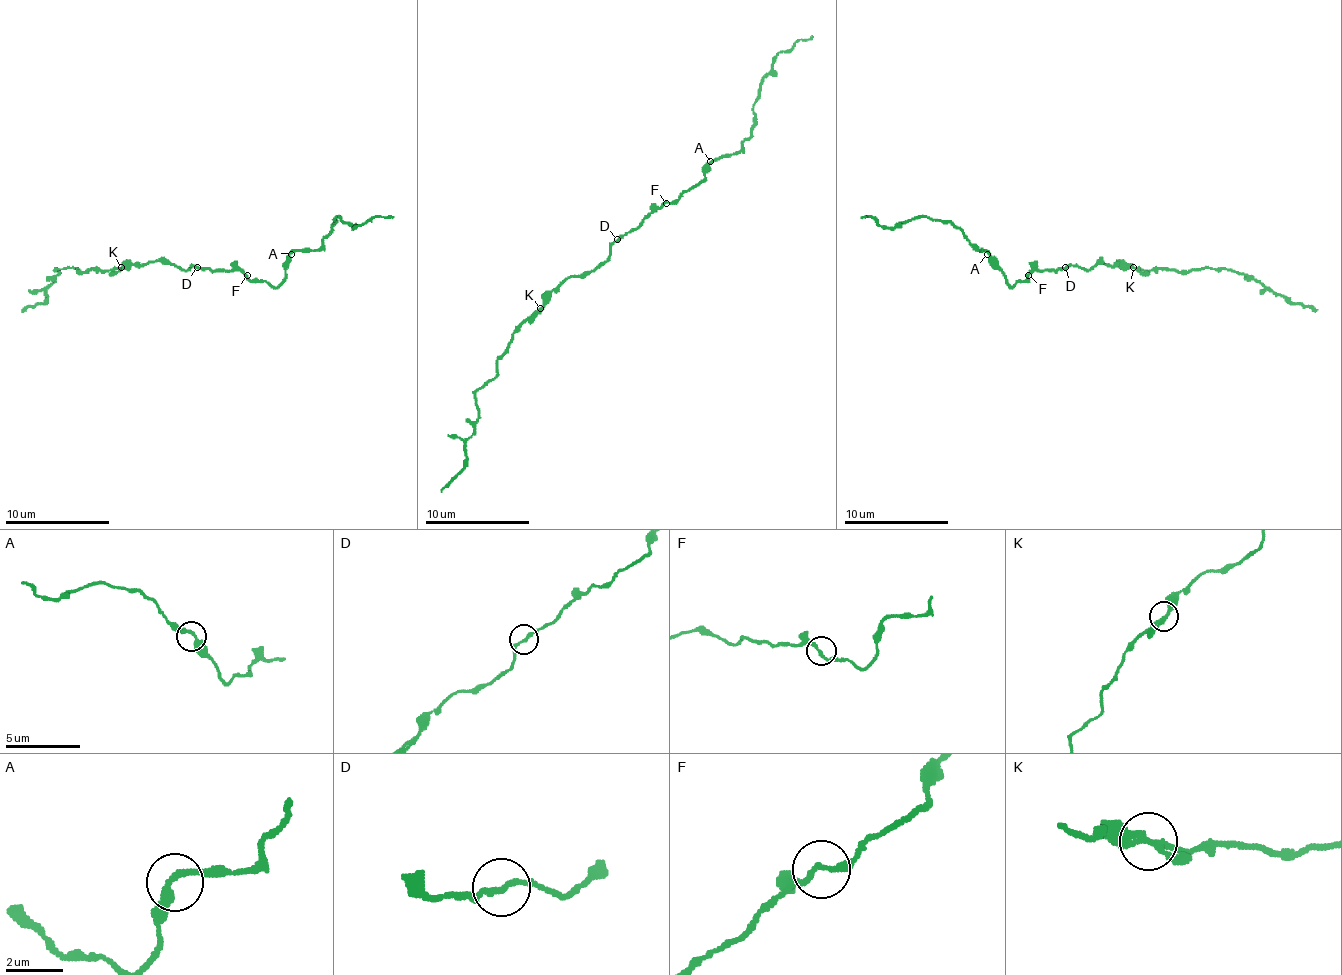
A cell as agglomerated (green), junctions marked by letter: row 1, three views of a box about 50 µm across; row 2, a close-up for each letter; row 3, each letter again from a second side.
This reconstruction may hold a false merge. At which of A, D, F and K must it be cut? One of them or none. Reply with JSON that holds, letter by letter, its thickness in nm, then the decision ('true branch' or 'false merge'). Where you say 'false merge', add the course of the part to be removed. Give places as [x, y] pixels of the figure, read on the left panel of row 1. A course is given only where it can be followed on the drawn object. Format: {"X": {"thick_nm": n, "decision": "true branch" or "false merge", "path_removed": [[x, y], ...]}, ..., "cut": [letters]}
{"A": {"thick_nm": 280, "decision": "true branch"}, "D": {"thick_nm": 200, "decision": "true branch"}, "F": {"thick_nm": 200, "decision": "true branch"}, "K": {"thick_nm": 260, "decision": "true branch"}, "cut": []}

